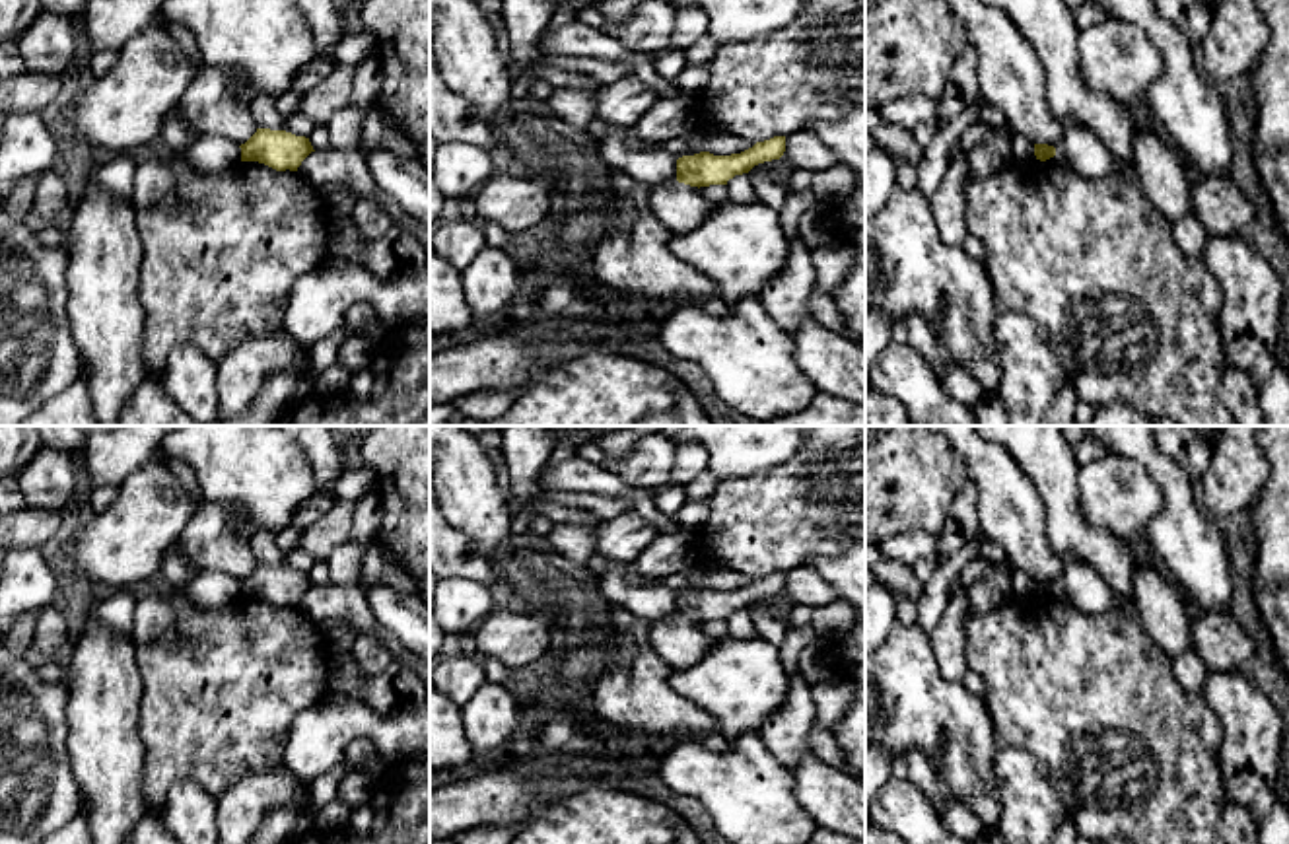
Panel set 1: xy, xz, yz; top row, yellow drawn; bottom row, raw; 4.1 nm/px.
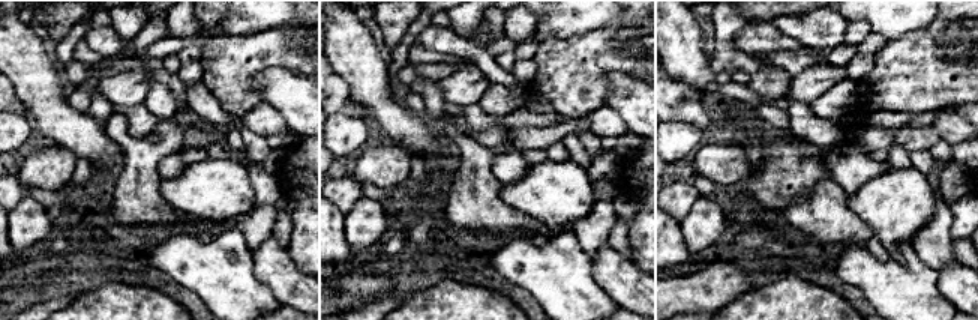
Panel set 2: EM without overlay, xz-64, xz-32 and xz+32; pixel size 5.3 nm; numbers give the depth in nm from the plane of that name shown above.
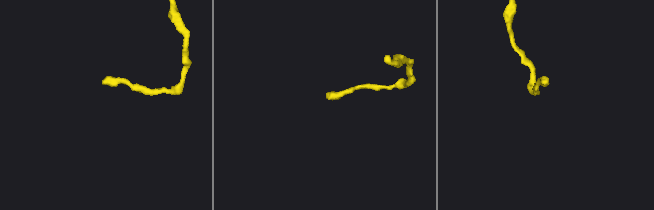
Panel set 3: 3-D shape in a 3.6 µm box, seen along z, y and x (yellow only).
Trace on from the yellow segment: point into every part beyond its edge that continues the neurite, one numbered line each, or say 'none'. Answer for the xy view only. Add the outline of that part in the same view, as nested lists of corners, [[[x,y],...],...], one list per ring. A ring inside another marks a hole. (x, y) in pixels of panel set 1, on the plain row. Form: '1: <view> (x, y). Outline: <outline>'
none

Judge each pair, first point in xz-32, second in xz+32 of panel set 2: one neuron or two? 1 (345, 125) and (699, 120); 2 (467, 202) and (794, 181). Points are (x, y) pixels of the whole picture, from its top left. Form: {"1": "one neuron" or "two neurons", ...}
{"1": "two neurons", "2": "two neurons"}

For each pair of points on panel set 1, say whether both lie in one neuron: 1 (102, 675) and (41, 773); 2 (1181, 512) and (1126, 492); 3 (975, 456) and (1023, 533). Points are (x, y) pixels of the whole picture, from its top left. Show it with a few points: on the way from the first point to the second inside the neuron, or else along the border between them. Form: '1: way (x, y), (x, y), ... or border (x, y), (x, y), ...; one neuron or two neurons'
1: border (67, 685), (67, 751), (74, 776); two neurons
2: border (1140, 463), (1161, 494), (1161, 510), (1142, 531); two neurons
3: way (994, 475), (1002, 485), (1011, 514); one neuron

